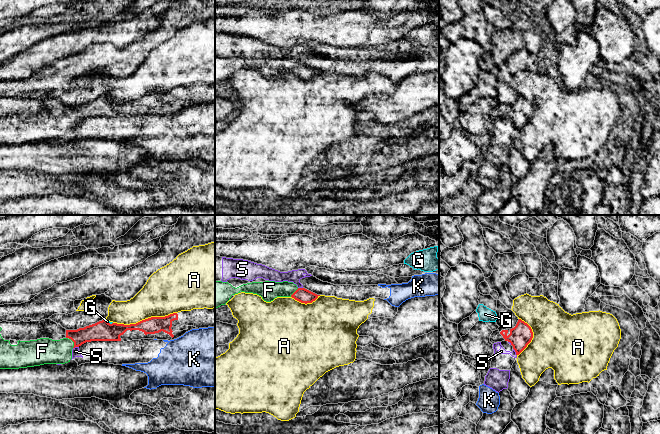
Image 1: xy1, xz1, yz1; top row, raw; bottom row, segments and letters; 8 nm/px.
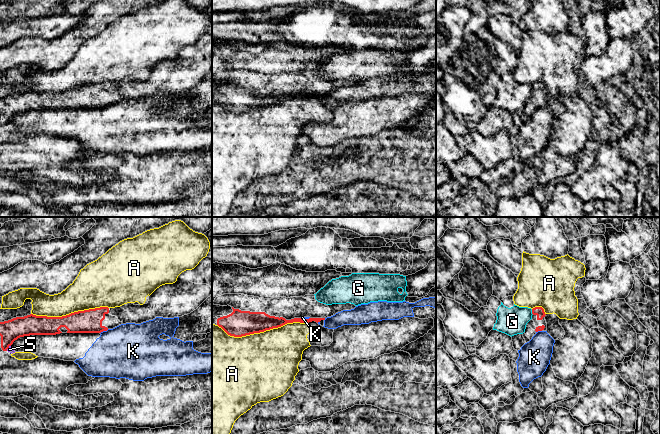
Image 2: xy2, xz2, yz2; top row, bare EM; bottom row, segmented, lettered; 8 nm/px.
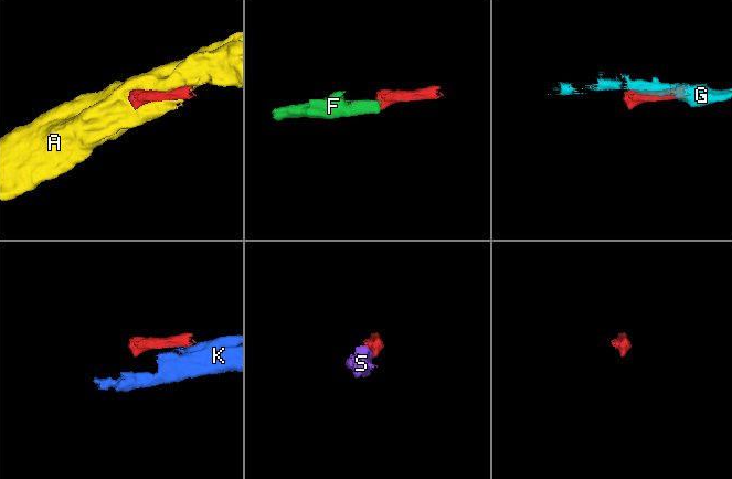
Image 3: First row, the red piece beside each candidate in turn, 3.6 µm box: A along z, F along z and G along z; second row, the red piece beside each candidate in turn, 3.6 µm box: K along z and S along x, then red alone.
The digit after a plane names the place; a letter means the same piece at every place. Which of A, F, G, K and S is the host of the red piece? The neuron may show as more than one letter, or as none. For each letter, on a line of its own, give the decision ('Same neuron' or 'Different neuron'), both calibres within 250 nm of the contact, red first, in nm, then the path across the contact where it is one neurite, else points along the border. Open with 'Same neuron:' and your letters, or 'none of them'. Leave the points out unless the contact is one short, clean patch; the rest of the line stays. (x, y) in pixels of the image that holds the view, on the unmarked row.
Same neuron: F
A: Different neuron. Thickness 220 nm (red) against 480 nm
F: Same neuron. Thickness 160 nm (red) against 200 nm. Path across: xy1 (101, 107), (82, 111), (74, 119), (61, 126), (44, 126)
G: Different neuron. Thickness 80 nm (red) against 220 nm
K: Different neuron. Thickness 190 nm (red) against 440 nm. Boundary: xy2 (108, 105), (100, 109)
S: Different neuron. Thickness 180 nm (red) against 50 nm. Boundary: yz1 (513, 124), (516, 131)

